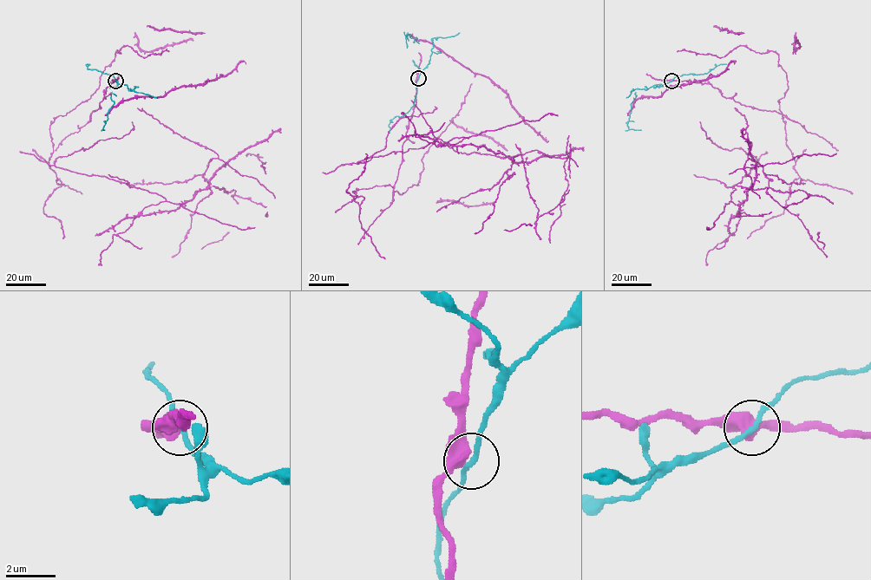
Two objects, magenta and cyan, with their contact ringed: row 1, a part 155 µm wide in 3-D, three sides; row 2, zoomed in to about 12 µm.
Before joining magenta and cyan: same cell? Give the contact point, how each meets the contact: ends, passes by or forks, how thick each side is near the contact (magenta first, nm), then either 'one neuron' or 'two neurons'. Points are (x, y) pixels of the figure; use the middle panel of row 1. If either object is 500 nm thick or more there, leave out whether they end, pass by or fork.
at (418, 78); magenta passes by; cyan passes by; 480 nm thick on the magenta side, 180 nm on the other; two neurons

